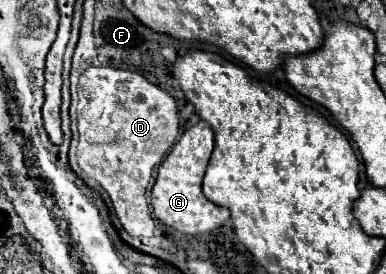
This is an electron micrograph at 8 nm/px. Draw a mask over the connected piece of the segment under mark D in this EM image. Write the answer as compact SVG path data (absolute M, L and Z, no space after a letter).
M91 67L79 79L79 167L111 197L115 215L133 237L155 235L157 223L149 213L145 189L155 165L175 143L179 115L175 99L143 75L115 67Z

